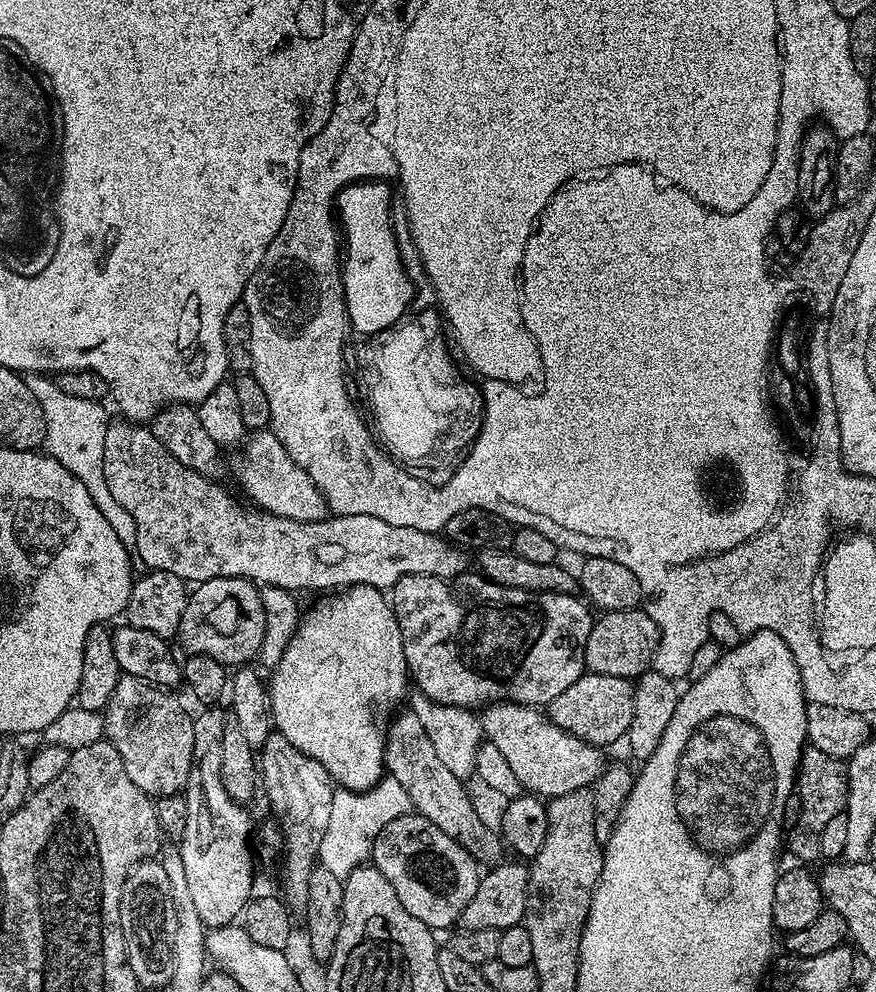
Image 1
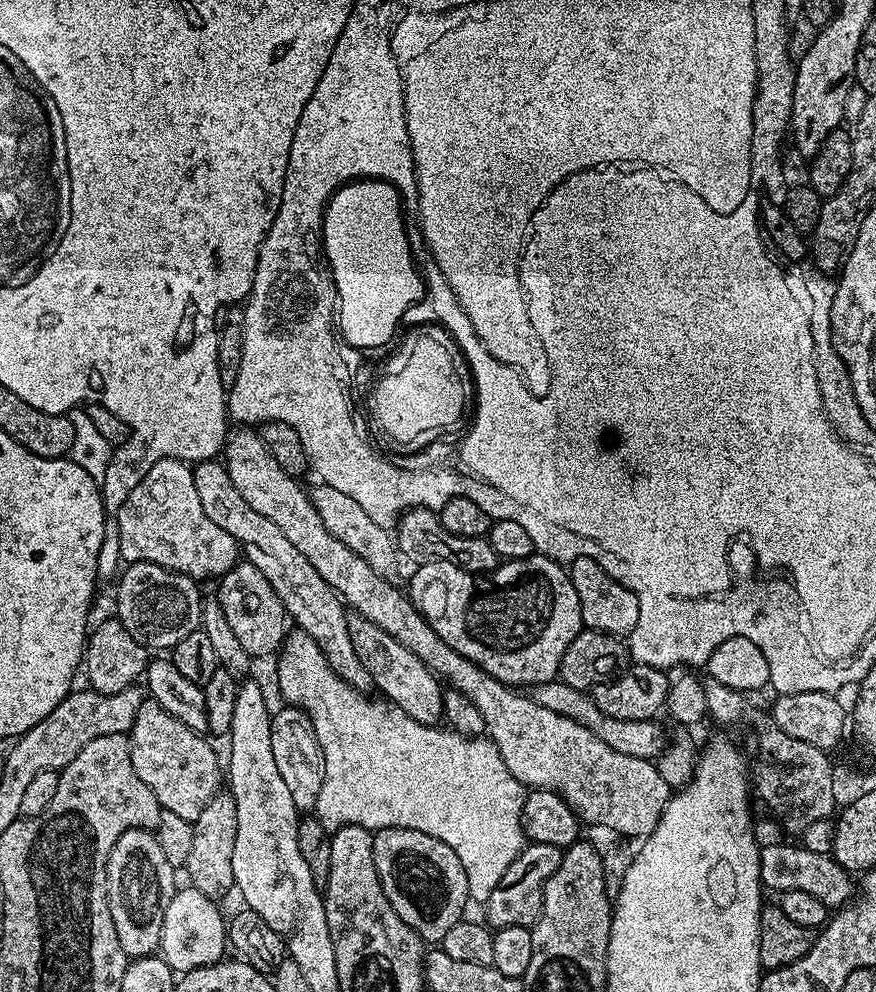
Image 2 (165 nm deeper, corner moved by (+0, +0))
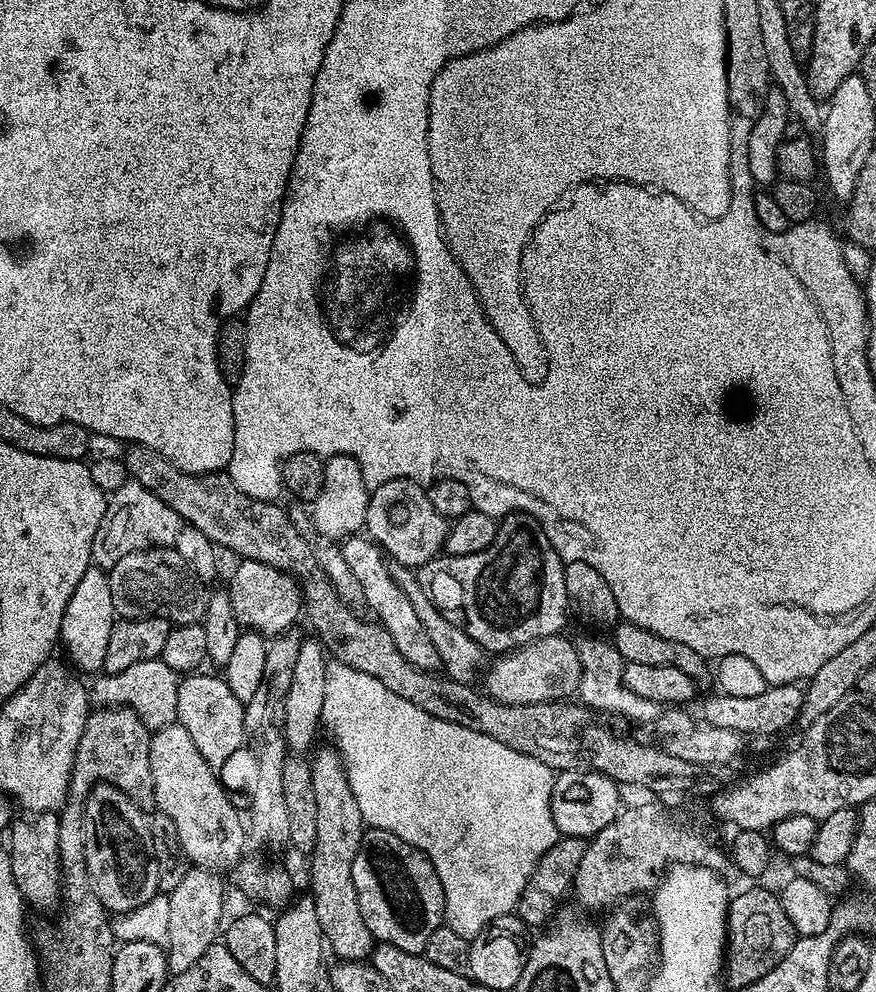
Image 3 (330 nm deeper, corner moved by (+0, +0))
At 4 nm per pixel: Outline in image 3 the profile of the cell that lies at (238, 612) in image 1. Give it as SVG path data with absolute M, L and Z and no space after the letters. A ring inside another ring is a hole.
M245 559L239 563L232 572L232 581L226 585L226 591L241 629L258 632L265 638L287 633L292 628L291 624L302 616L302 589L299 583L272 564Z

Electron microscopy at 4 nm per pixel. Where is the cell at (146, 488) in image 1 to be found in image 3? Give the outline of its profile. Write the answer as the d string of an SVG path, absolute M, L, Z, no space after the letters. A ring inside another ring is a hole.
M128 478L121 488L107 497L107 501L108 509L92 543L92 564L95 567L107 570L126 554L134 554L143 548L171 548L175 545L182 527L180 516L137 480Z

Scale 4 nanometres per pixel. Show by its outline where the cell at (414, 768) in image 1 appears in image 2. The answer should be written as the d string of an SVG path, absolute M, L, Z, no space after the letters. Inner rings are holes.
M219 459L199 461L192 468L194 478L194 490L198 490L198 498L202 501L202 510L206 510L206 518L222 526L230 538L234 538L242 549L242 556L247 563L262 570L262 575L270 586L274 586L274 594L282 602L285 613L290 617L299 631L305 632L326 654L330 666L341 676L351 688L368 690L373 687L370 674L366 666L358 658L354 650L354 642L350 638L348 629L349 609L336 591L320 577L318 570L306 562L306 554L300 553L297 548L286 539L286 534L270 522L263 514L258 514L238 494L234 482L230 482L230 474L224 468Z

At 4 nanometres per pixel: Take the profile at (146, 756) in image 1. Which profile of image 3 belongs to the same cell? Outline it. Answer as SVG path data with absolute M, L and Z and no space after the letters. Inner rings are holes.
M180 723L166 726L152 732L150 742L150 774L152 775L152 799L155 807L160 807L160 812L165 816L170 825L175 839L180 841L180 851L197 868L206 868L209 872L224 874L224 871L235 869L240 863L246 841L246 824L236 813L232 805L233 797L228 789L221 784L217 769L211 768L198 754L198 746L194 746L194 738L186 734Z

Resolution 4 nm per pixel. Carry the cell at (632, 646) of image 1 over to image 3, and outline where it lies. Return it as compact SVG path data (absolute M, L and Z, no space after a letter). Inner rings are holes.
M564 634L538 638L526 646L517 648L515 652L505 652L497 655L496 660L487 665L488 681L482 685L483 691L493 700L502 704L551 704L553 702L564 702L568 696L577 691L582 678L582 662L578 658L578 650L573 641L568 641Z

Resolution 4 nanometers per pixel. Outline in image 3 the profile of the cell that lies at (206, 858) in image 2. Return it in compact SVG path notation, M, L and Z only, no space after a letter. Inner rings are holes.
M192 866L185 871L178 886L174 886L174 890L167 893L170 902L170 926L166 951L168 966L173 973L184 972L194 966L194 962L198 962L198 958L202 958L202 954L206 954L206 950L217 943L218 933L225 919L224 884L220 880L223 879L217 873Z

